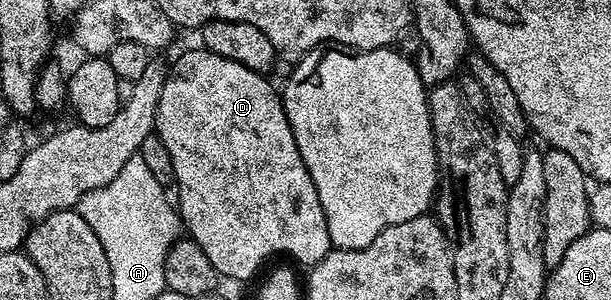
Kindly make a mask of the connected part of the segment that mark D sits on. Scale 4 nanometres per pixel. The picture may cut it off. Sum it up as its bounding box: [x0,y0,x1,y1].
[155,48,331,278]

